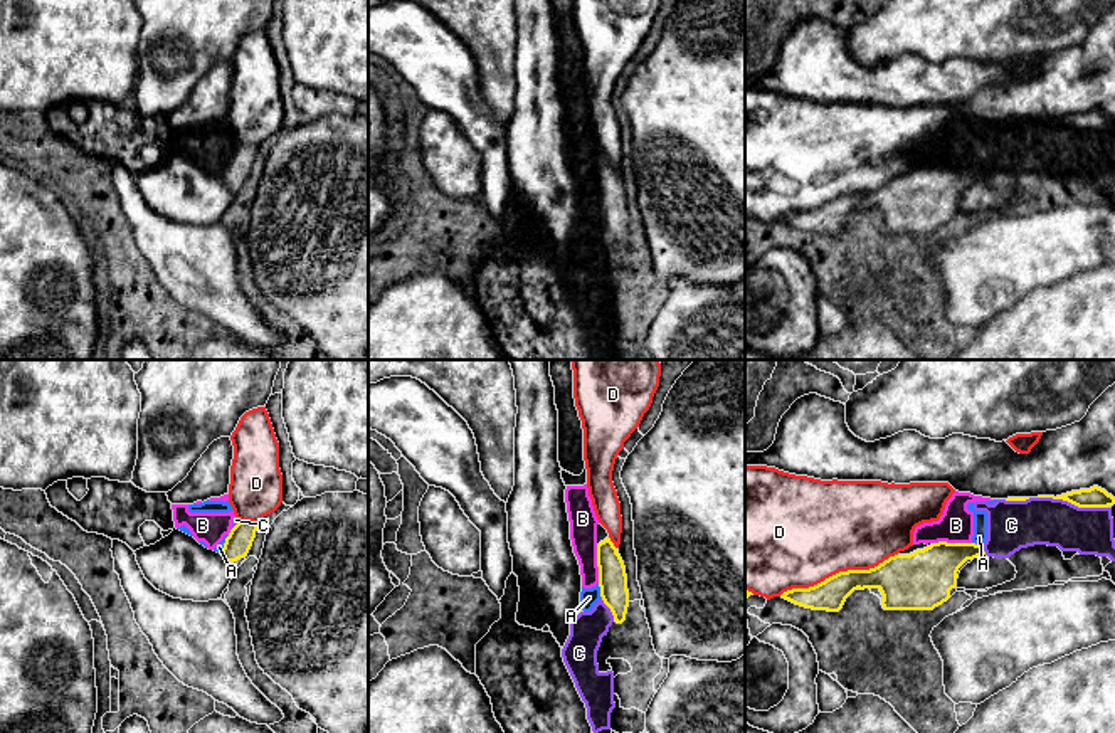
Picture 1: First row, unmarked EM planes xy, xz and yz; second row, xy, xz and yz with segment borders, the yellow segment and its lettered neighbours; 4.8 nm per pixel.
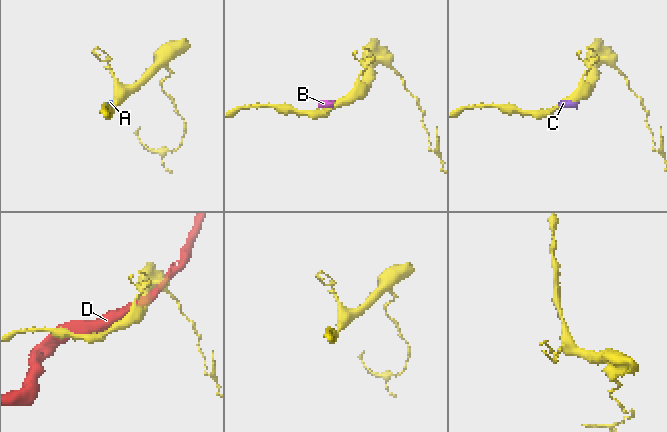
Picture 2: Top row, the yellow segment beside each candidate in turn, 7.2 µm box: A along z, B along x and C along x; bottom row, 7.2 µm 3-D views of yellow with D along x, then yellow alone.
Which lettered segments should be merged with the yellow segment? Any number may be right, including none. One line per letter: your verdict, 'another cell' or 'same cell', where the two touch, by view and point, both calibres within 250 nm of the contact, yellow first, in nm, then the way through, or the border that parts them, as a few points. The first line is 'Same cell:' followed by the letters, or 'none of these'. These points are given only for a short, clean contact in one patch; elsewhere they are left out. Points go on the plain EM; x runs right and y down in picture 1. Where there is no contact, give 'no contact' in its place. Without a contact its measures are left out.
Same cell: none of these
A: another cell; meets yellow in xz at (601, 214); 140 nm thick on the yellow side, 90 nm on the other; border along xz (597, 207), (601, 219)
B: another cell; meets yellow in yz at (951, 167); 280 nm thick on the yellow side, 170 nm on the other
C: another cell; meets yellow in yz at (1073, 126); 100 nm thick on the yellow side, 220 nm on the other
D: another cell; meets yellow in yz at (840, 195); 170 nm thick on the yellow side, 480 nm on the other

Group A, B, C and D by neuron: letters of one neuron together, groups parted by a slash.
A B C / D

